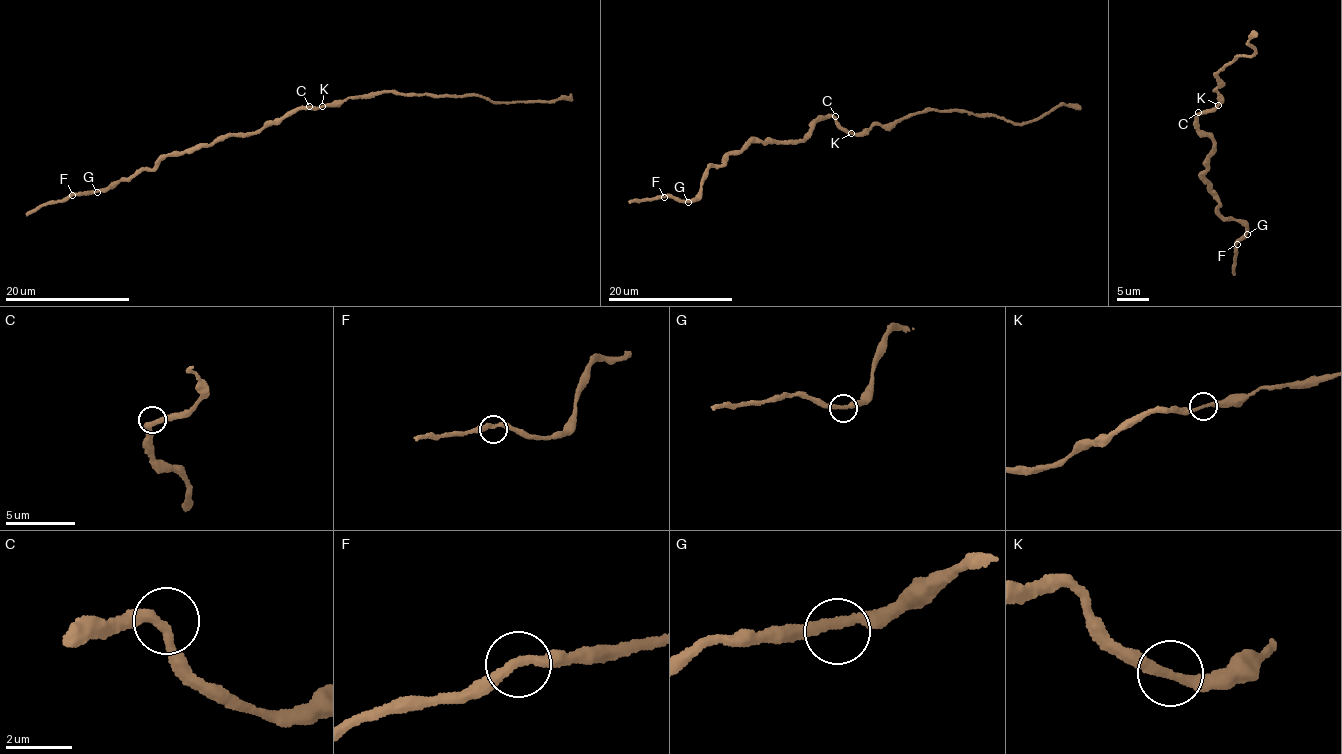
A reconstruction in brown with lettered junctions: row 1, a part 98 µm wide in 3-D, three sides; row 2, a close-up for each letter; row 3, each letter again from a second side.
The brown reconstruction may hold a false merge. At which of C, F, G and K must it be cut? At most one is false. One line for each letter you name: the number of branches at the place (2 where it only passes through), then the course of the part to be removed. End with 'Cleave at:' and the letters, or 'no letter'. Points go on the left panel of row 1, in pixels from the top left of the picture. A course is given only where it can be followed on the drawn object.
Cleave at: no letter

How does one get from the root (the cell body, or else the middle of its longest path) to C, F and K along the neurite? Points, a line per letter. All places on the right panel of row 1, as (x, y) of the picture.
C: (1198, 124), (1198, 112)
F: (1198, 124), (1213, 141), (1202, 173), (1216, 207), (1223, 217), (1242, 220), (1246, 228), (1237, 244)
K: (1198, 124), (1196, 117), (1217, 105)

